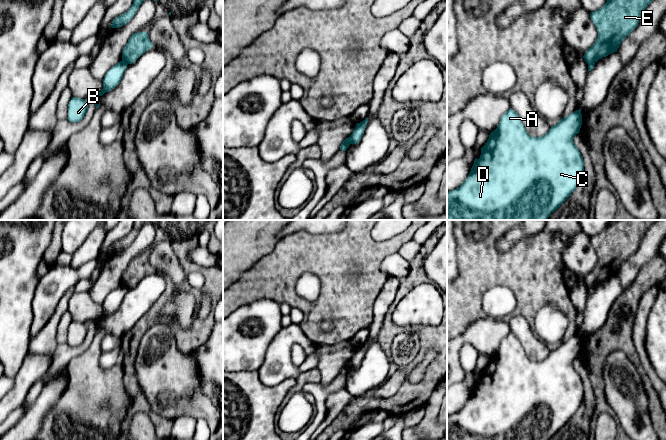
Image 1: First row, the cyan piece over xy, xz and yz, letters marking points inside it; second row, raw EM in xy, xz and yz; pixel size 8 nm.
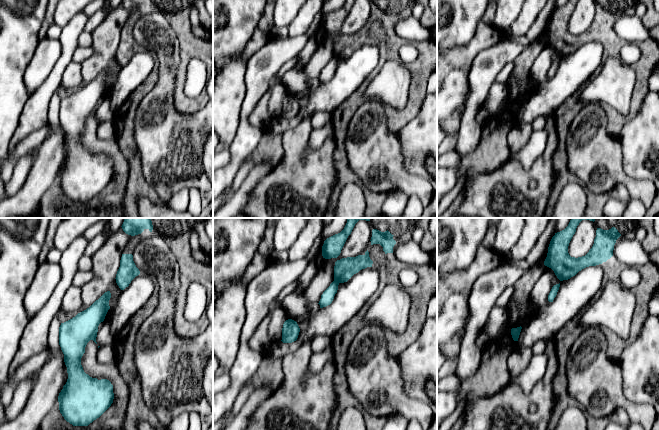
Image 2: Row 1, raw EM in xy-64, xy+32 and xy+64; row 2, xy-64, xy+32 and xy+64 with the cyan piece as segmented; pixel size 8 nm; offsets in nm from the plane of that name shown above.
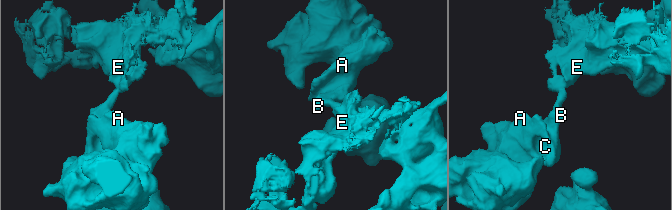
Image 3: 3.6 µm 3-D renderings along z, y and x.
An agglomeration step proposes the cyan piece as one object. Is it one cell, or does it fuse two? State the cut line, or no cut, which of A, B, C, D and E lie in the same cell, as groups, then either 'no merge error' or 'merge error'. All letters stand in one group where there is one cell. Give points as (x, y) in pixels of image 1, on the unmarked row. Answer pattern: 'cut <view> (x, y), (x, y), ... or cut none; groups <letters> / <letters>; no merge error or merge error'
cut xz (348, 361), (350, 367); groups A B C D / E; merge error

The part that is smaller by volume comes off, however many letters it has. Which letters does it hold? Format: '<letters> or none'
E

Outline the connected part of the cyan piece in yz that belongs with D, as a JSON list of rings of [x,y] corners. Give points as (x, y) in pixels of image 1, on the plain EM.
[[[510,332],[501,342],[497,352],[492,355],[485,369],[481,372],[480,382],[475,382],[474,388],[467,403],[459,412],[447,416],[447,440],[550,440],[560,431],[580,408],[584,399],[584,386],[581,377],[573,366],[574,360],[579,357],[582,349],[581,334],[559,344],[550,354],[541,361],[531,361],[526,355],[519,339]]]

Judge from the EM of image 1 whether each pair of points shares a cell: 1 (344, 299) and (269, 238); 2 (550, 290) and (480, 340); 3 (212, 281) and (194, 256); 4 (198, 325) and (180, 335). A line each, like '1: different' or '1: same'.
1: different
2: different
3: different
4: same

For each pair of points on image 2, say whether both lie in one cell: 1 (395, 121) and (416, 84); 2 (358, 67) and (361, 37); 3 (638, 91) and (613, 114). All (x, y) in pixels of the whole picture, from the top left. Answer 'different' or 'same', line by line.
1: same
2: different
3: same

